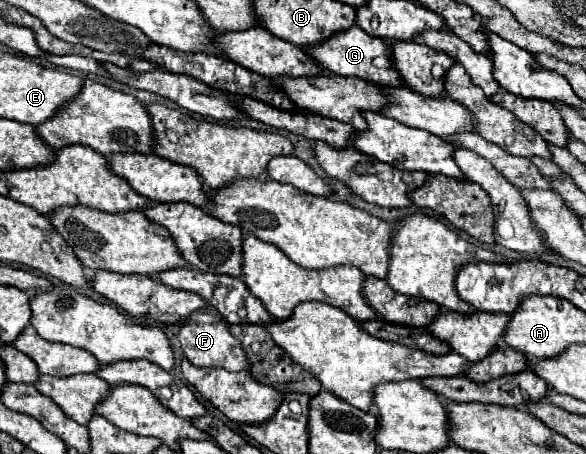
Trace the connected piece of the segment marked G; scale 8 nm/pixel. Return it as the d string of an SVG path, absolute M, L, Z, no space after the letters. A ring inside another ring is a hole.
M353 25L351 29L343 31L343 33L335 33L331 35L327 41L321 41L319 45L311 45L311 47L305 47L305 53L309 57L315 57L315 61L335 73L335 75L343 75L343 77L359 77L363 81L369 81L369 83L377 83L377 85L401 85L401 77L397 73L397 69L393 67L393 61L391 61L391 51L389 51L389 45L385 39L379 39L379 37L371 37L367 33L363 33L363 29L359 29L357 25Z

